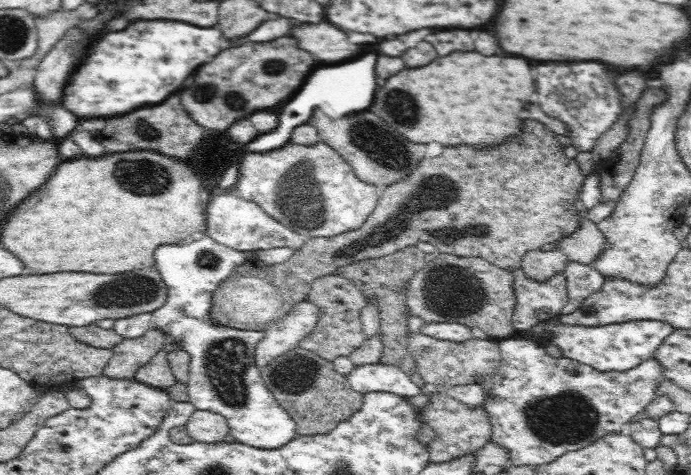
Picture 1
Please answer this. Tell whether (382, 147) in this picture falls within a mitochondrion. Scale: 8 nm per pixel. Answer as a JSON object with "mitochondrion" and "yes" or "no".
{"mitochondrion":"yes"}

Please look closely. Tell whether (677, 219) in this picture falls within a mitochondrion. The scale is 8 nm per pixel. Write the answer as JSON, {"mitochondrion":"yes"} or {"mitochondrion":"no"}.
{"mitochondrion":"no"}

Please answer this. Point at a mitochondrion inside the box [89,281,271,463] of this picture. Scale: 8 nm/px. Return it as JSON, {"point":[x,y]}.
{"point":[226,360]}

